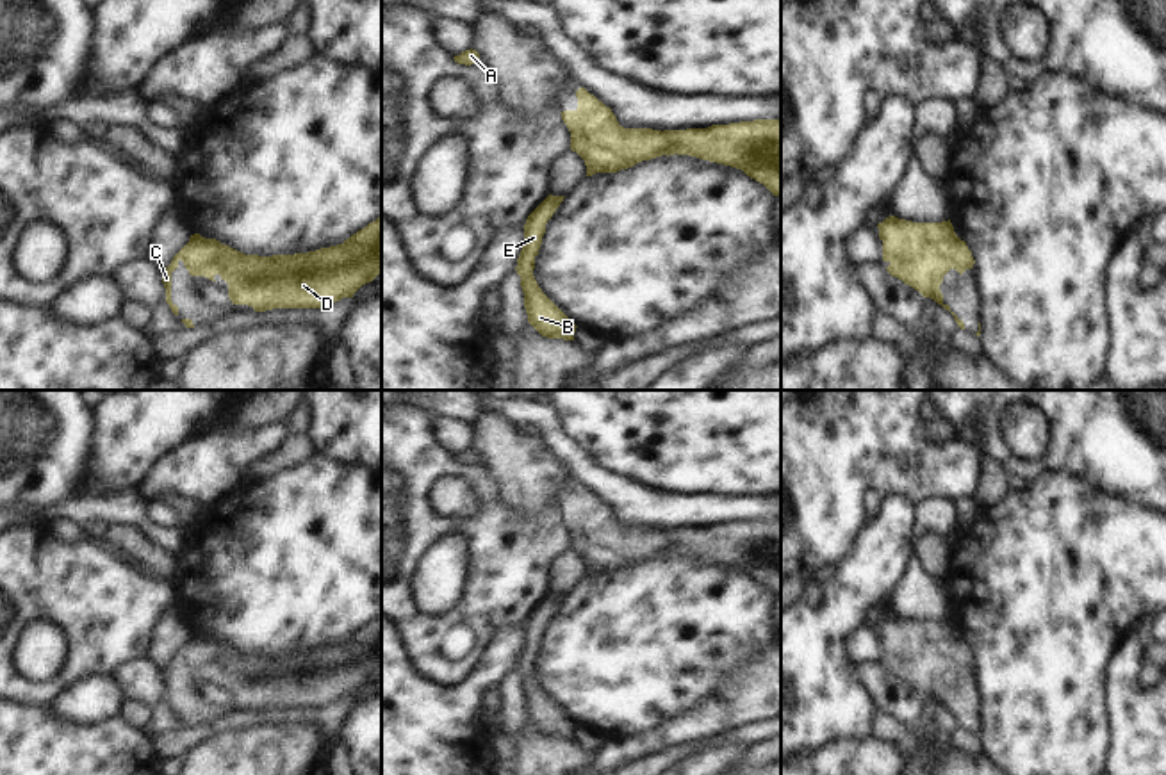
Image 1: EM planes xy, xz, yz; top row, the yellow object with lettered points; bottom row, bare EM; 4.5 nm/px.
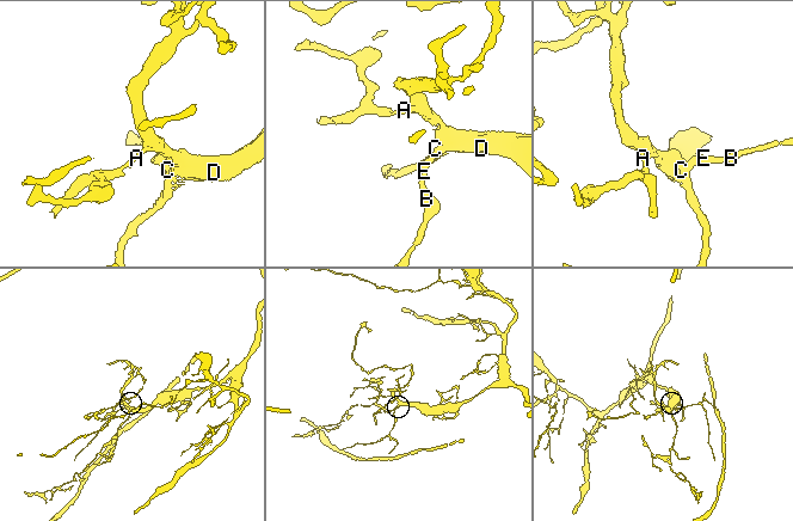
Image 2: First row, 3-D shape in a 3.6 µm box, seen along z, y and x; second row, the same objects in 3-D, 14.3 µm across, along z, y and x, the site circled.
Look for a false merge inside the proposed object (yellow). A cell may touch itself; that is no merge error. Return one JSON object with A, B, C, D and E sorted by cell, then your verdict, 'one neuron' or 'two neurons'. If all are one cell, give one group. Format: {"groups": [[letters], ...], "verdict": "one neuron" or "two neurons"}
{"groups": [["A", "B", "C", "D", "E"]], "verdict": "one neuron"}

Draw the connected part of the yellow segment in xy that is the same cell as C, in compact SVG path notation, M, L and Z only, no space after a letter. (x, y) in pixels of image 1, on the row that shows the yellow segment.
M382 216L365 228L353 233L342 244L294 255L244 255L216 239L200 233L173 257L162 271L166 303L178 315L178 306L171 301L171 273L184 262L191 276L205 276L212 281L216 274L228 283L228 298L234 305L248 305L255 312L273 308L323 308L353 294L382 274Z

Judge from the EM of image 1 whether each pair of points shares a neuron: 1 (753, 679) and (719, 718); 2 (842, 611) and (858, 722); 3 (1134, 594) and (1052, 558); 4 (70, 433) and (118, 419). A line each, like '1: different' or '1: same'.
1: same
2: same
3: same
4: different

